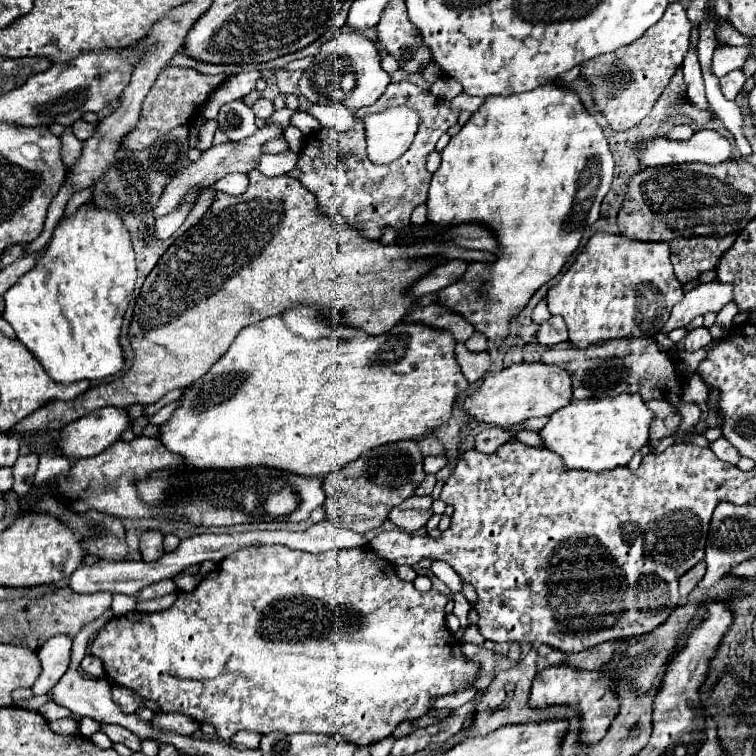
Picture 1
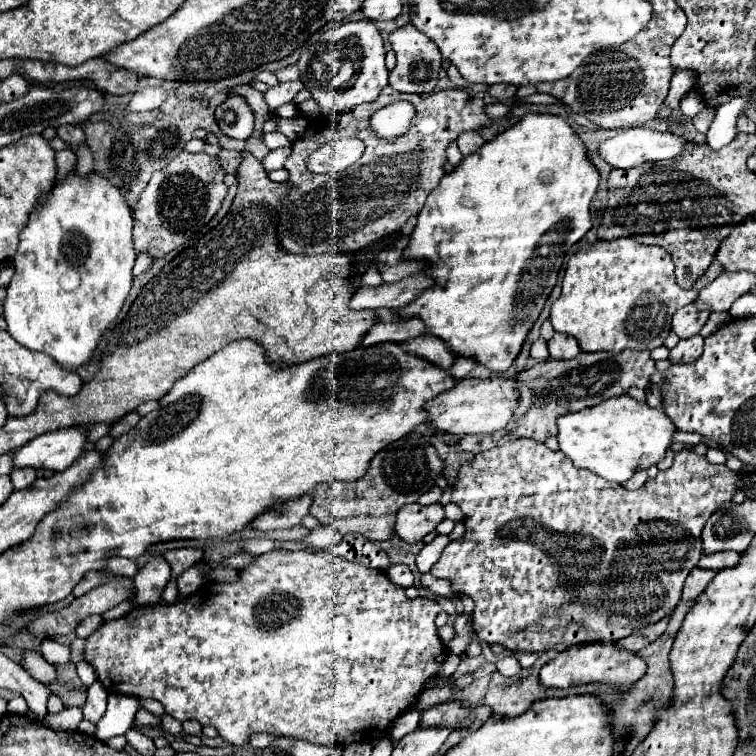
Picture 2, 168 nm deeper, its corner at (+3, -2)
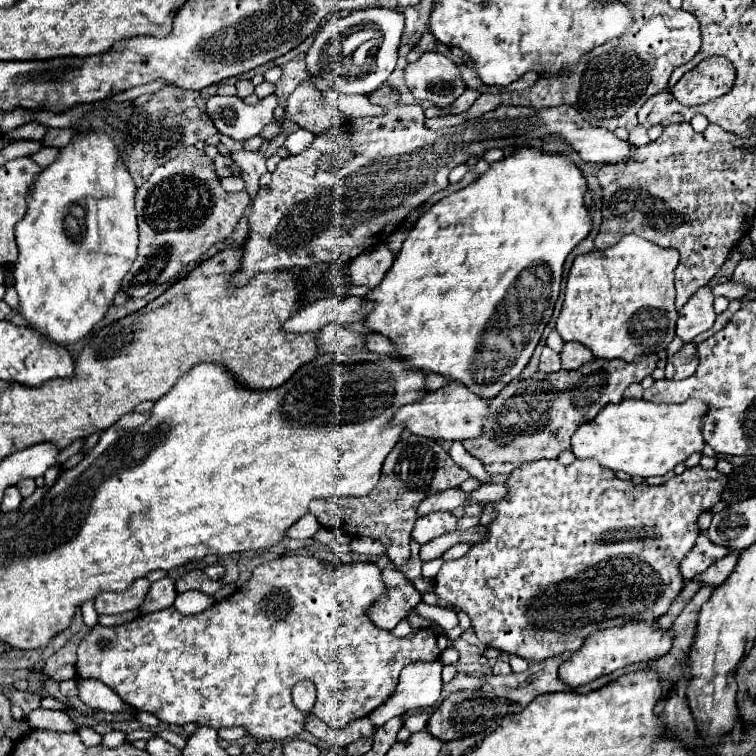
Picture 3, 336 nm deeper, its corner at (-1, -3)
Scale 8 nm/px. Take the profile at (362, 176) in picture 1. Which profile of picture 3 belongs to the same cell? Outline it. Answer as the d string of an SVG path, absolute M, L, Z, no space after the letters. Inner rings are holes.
M384 83L384 85L380 85L380 89L376 89L370 97L370 103L372 105L380 105L380 107L384 107L386 109L386 113L384 115L376 115L376 117L360 117L360 119L354 119L352 123L350 123L350 133L346 133L346 135L338 135L338 137L334 137L332 135L332 129L328 129L328 131L322 131L322 133L318 133L316 135L316 139L312 141L312 145L304 151L304 153L300 153L300 155L296 155L296 157L286 157L286 159L282 159L280 163L278 163L278 167L276 167L276 171L272 173L272 181L270 181L270 185L268 187L260 187L258 189L258 195L256 195L256 199L254 199L254 203L252 203L252 211L250 211L250 235L248 235L248 241L246 241L246 245L244 245L244 257L242 257L242 267L240 267L240 271L234 275L234 279L232 279L232 283L234 285L244 285L254 273L258 273L258 271L276 271L276 269L290 269L290 267L312 267L312 265L316 265L316 263L320 263L320 261L324 261L324 263L344 263L344 261L352 261L352 259L356 259L360 253L364 253L364 251L368 251L368 249L372 249L372 247L376 247L376 245L380 245L380 243L386 243L386 239L408 219L408 215L418 207L418 205L422 205L428 197L432 197L434 193L438 193L438 191L444 191L446 187L448 187L448 171L452 171L456 165L460 165L460 163L464 163L464 161L468 161L472 155L482 155L486 149L490 149L490 147L506 147L506 145L520 145L522 143L522 137L530 137L530 139L534 139L534 137L544 137L544 135L562 135L578 153L580 153L580 157L582 157L582 161L590 161L590 163L602 163L602 165L616 165L616 163L620 163L620 161L628 161L636 151L638 151L638 147L636 145L632 145L630 141L622 141L622 139L618 139L614 133L610 133L610 131L606 131L606 129L598 129L598 127L592 127L572 105L560 105L560 107L550 107L550 109L532 109L532 107L512 107L512 105L500 105L498 109L494 109L492 113L484 113L482 117L478 117L478 119L470 119L470 121L464 121L464 123L460 123L460 125L454 125L454 127L444 127L444 129L430 129L430 127L426 127L426 117L424 117L424 107L420 107L420 105L402 105L400 103L400 93L392 87L392 85L388 85L388 83ZM342 147L350 147L350 149L354 149L354 153L356 153L356 157L350 161L350 163L346 163L344 167L338 167L336 171L330 171L330 173L324 173L324 171L318 171L316 169L316 163L318 163L318 159L324 155L324 153L328 153L328 151L338 151L338 149L342 149Z

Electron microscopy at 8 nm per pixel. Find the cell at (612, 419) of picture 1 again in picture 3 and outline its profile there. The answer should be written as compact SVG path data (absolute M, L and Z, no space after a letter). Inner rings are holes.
M624 399L606 405L596 419L580 425L572 435L572 453L578 459L596 459L602 467L624 471L630 477L666 475L694 451L702 451L700 417L708 411L704 401L656 405L644 399Z

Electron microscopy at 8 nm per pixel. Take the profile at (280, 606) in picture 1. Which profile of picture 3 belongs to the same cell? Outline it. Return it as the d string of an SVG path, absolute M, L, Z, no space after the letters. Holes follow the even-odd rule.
M292 555L292 557L268 561L264 565L258 565L252 571L252 577L242 587L238 587L232 595L228 595L222 601L216 601L210 609L206 609L206 611L202 611L198 615L182 615L174 607L168 607L168 609L162 609L162 611L156 611L156 613L140 615L134 621L128 621L128 623L122 623L122 625L116 625L116 627L96 625L80 641L76 673L82 675L82 677L100 679L108 687L112 687L120 697L124 697L124 701L130 707L136 707L138 711L148 711L148 713L156 715L160 721L164 721L164 723L174 723L174 725L196 723L196 725L208 725L208 727L214 727L214 729L222 729L222 727L244 727L248 731L248 735L252 735L258 743L284 741L288 737L300 735L306 729L308 715L314 715L314 717L322 719L330 729L344 729L352 721L362 719L362 717L368 717L374 709L378 709L382 703L386 703L388 697L392 697L392 693L396 691L396 685L398 685L400 671L408 663L436 661L440 657L440 649L438 649L438 643L436 643L436 633L434 633L432 627L414 629L406 637L394 637L392 631L380 629L378 625L372 623L372 619L368 617L368 609L384 593L386 593L386 587L384 587L384 581L382 581L382 569L376 563L370 563L370 561L358 561L358 563L346 564L326 563L326 561L320 561L320 559L312 557L312 555ZM304 679L310 679L316 685L316 703L314 703L314 707L312 707L310 713L304 713L304 711L296 709L294 703L292 703L292 687L296 683L304 681Z

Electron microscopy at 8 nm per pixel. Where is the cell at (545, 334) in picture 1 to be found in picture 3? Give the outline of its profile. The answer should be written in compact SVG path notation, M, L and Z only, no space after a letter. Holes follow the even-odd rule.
M570 341L570 343L564 343L560 359L562 359L564 369L578 369L580 365L592 361L594 357L592 357L590 349L584 349L584 345L580 345L576 341Z

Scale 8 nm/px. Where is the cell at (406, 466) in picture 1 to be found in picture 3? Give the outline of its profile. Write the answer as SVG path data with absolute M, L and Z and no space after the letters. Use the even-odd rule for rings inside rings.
M402 435L396 447L388 453L382 477L376 489L364 497L328 497L314 499L310 511L316 515L322 527L342 531L346 535L364 535L380 541L386 547L386 555L394 565L402 565L410 557L410 533L416 521L416 509L424 497L460 487L468 479L468 471L460 469L438 441L418 435Z

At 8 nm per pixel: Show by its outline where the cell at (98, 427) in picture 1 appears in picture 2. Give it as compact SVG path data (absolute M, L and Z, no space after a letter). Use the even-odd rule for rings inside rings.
M64 428L36 436L14 452L12 468L34 468L62 472L72 466L86 444L84 428Z

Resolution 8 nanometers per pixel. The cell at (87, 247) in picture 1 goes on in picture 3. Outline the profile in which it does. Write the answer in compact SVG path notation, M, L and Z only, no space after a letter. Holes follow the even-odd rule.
M100 131L78 133L76 141L72 141L72 145L66 145L60 151L58 159L52 165L44 167L42 173L36 177L36 183L32 187L32 199L28 197L28 211L26 211L24 219L16 225L16 243L18 243L18 249L20 249L20 255L18 255L18 261L14 265L14 287L18 291L18 313L24 317L28 327L34 329L36 333L40 333L50 345L68 349L78 339L86 337L104 319L108 309L114 305L114 297L120 291L124 275L130 271L130 267L136 259L136 249L138 249L138 225L136 225L134 197L136 197L136 185L134 185L128 169L124 169L124 163L120 161L116 147L112 145L112 139L106 133L100 133Z

